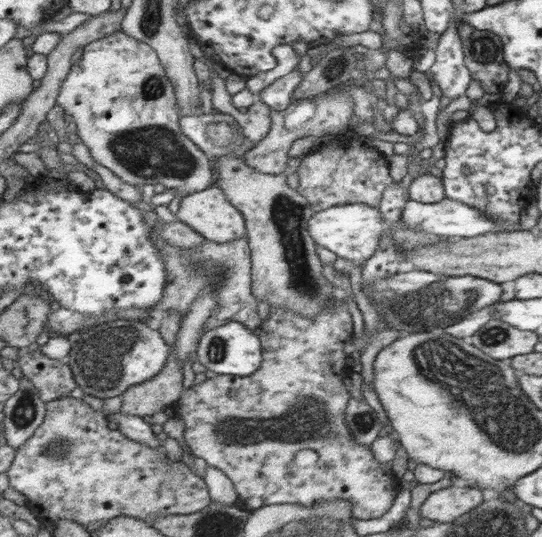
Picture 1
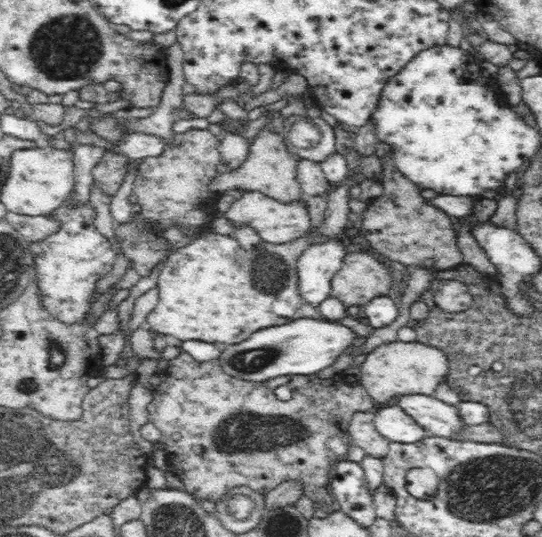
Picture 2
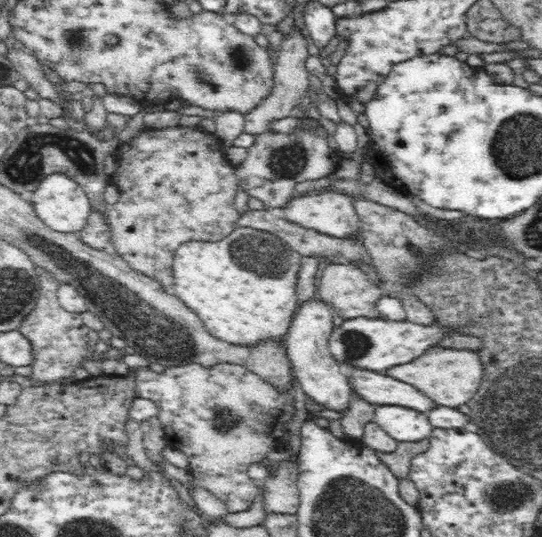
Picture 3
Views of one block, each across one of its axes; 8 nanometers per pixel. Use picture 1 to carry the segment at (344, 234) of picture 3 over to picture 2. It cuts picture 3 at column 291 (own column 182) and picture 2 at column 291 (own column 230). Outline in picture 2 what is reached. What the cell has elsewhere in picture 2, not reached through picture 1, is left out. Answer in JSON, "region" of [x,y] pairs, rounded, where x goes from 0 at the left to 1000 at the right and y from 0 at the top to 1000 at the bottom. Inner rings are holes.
{"region":[[[454,356],[443,369],[432,372],[411,402],[424,412],[432,425],[446,419],[461,419],[480,438],[483,449],[498,454],[524,454],[539,451],[565,438],[572,421],[577,421],[568,406],[568,389],[559,372],[542,372],[541,378],[517,378],[506,367],[491,365],[480,356]]]}

